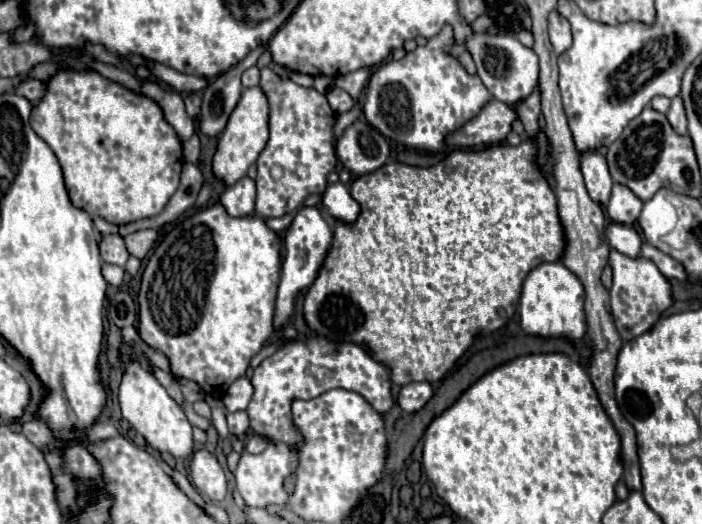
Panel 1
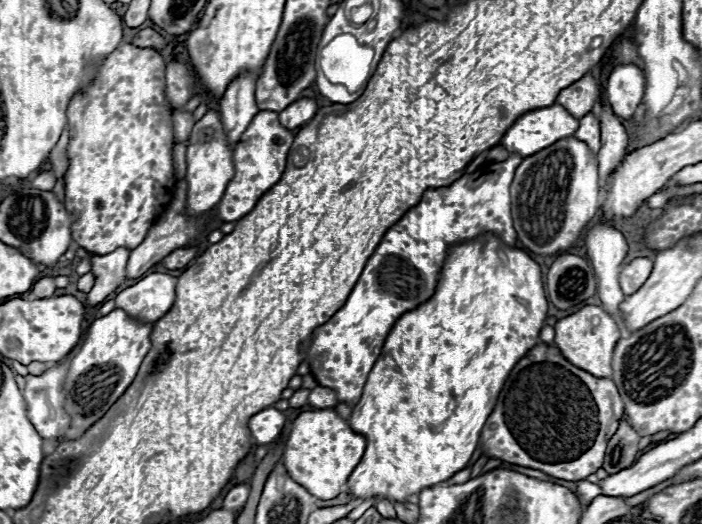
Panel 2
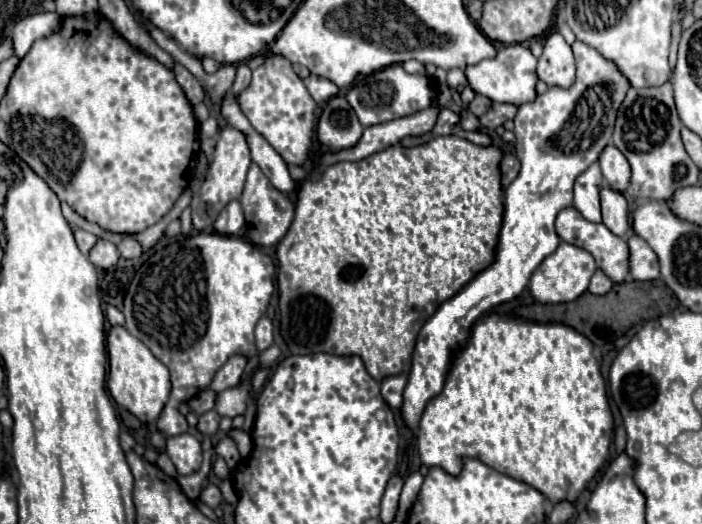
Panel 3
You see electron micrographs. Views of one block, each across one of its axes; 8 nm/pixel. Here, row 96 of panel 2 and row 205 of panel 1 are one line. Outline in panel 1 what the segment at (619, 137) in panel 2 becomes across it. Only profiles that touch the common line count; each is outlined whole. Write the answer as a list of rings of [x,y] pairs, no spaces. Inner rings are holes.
[[[598,152],[582,154],[582,176],[584,176],[590,198],[606,206],[610,200],[610,190],[612,190],[612,178],[608,172],[606,158]]]

